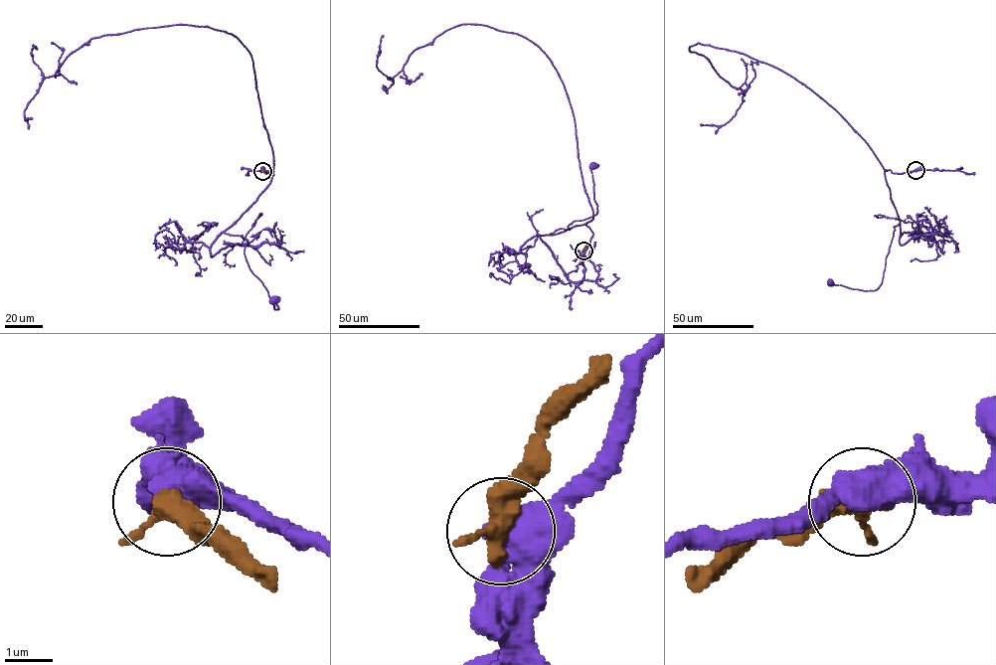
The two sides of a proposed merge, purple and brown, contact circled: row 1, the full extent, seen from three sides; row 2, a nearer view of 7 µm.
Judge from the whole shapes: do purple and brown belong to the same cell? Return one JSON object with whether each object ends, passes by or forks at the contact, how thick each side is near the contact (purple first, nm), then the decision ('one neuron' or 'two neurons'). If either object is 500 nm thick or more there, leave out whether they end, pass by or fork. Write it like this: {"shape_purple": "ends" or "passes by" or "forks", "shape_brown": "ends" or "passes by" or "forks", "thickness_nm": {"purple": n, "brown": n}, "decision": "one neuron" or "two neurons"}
{"thickness_nm": {"purple": 480, "brown": 550}, "decision": "two neurons"}

